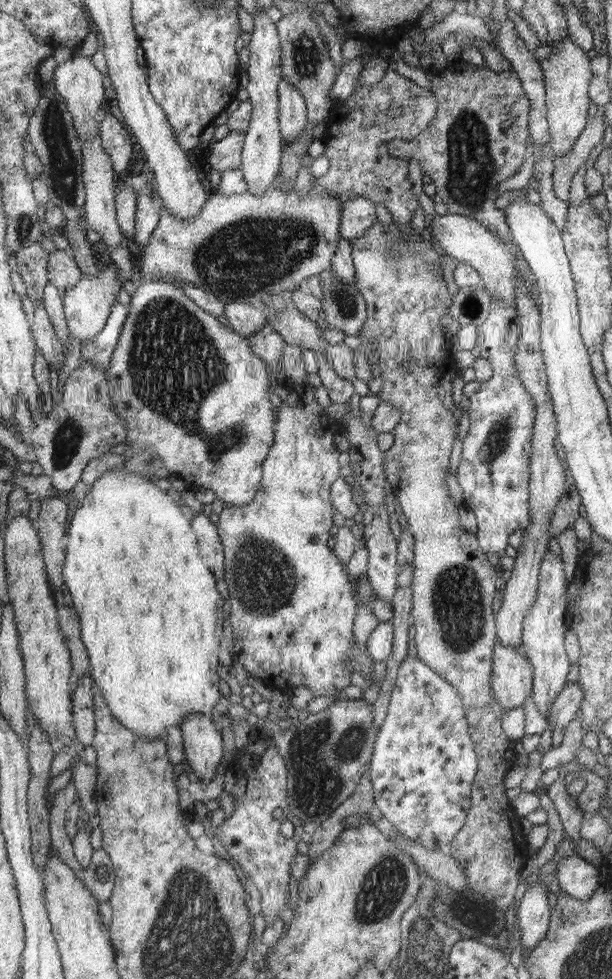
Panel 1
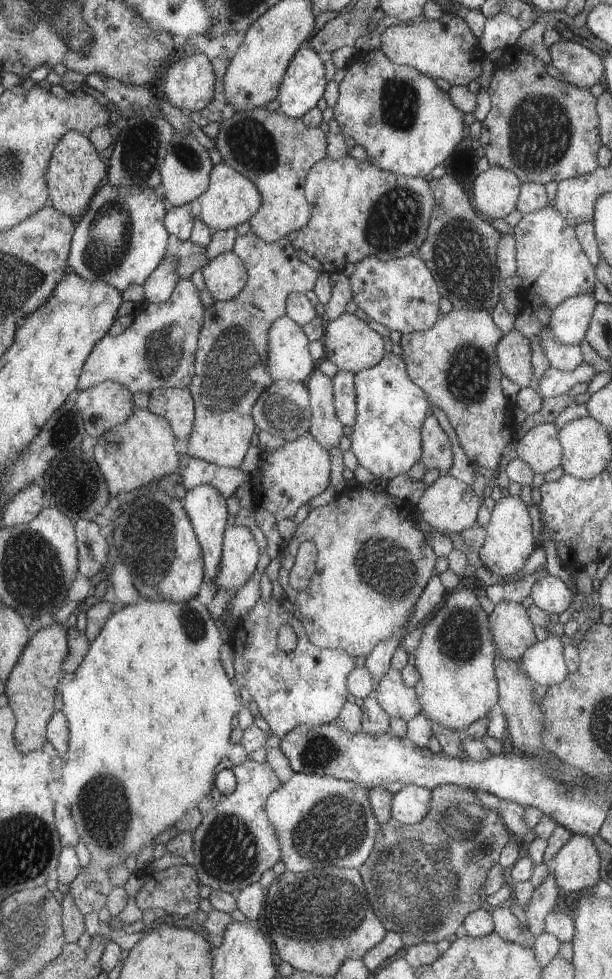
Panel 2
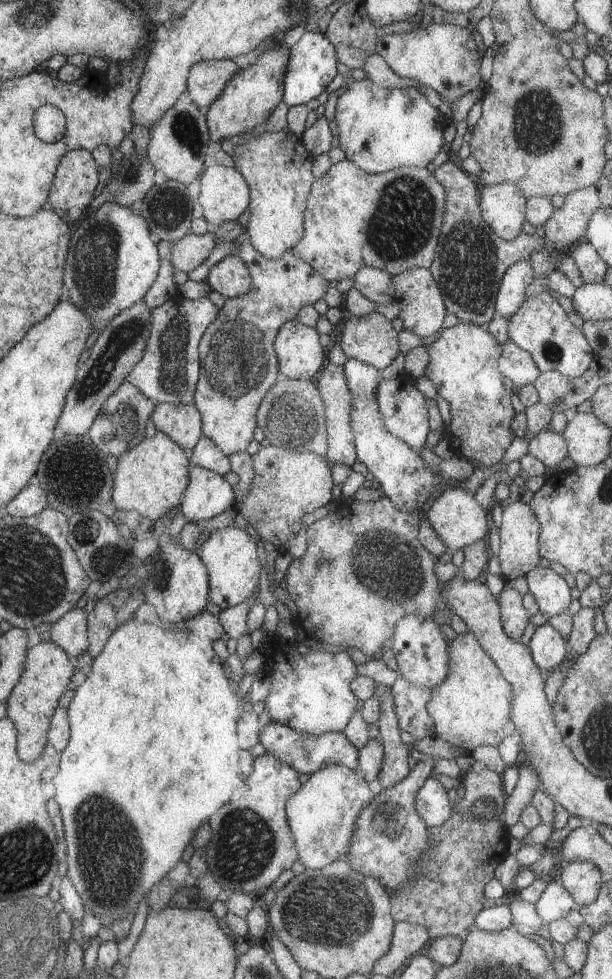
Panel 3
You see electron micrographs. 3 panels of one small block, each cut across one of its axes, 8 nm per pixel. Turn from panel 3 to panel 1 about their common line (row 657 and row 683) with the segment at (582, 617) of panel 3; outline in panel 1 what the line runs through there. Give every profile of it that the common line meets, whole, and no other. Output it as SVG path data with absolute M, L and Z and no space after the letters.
M577 682L570 683L557 695L556 701L552 703L546 716L548 723L554 725L551 748L556 749L562 744L562 732L578 716L578 708L582 705L583 699L584 690Z

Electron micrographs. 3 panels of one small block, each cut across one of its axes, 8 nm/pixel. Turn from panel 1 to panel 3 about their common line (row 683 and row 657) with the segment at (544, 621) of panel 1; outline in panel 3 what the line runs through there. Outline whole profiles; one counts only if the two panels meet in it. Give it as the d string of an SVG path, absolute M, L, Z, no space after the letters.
M544 620L538 621L538 628L532 640L528 642L528 649L534 656L535 664L544 673L550 673L555 667L559 667L567 661L568 644L562 638L562 634Z

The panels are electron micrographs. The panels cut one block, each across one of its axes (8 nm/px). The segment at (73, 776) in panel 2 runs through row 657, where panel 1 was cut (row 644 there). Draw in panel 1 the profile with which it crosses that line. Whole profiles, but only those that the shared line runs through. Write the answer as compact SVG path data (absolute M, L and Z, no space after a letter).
M112 469L100 475L92 484L90 492L82 498L70 522L68 522L68 536L65 540L65 561L63 562L63 581L68 587L74 602L75 612L80 621L80 637L86 645L90 660L90 676L92 681L103 691L111 714L140 737L152 739L167 738L167 729L171 726L182 726L183 722L192 714L204 714L212 717L210 712L220 698L218 692L218 652L220 638L222 638L222 622L218 622L220 604L224 604L220 592L216 590L216 578L211 568L202 566L202 558L198 554L199 538L194 528L190 528L190 520L182 514L180 506L174 506L174 501L168 498L168 492L160 489L151 481L152 478L130 472L126 469Z

